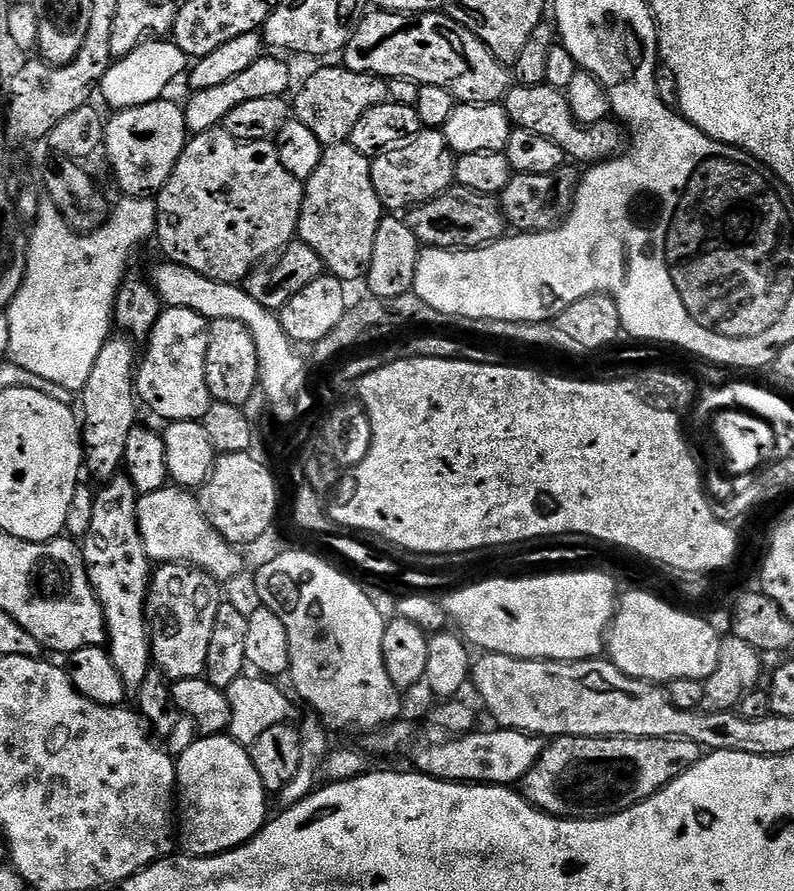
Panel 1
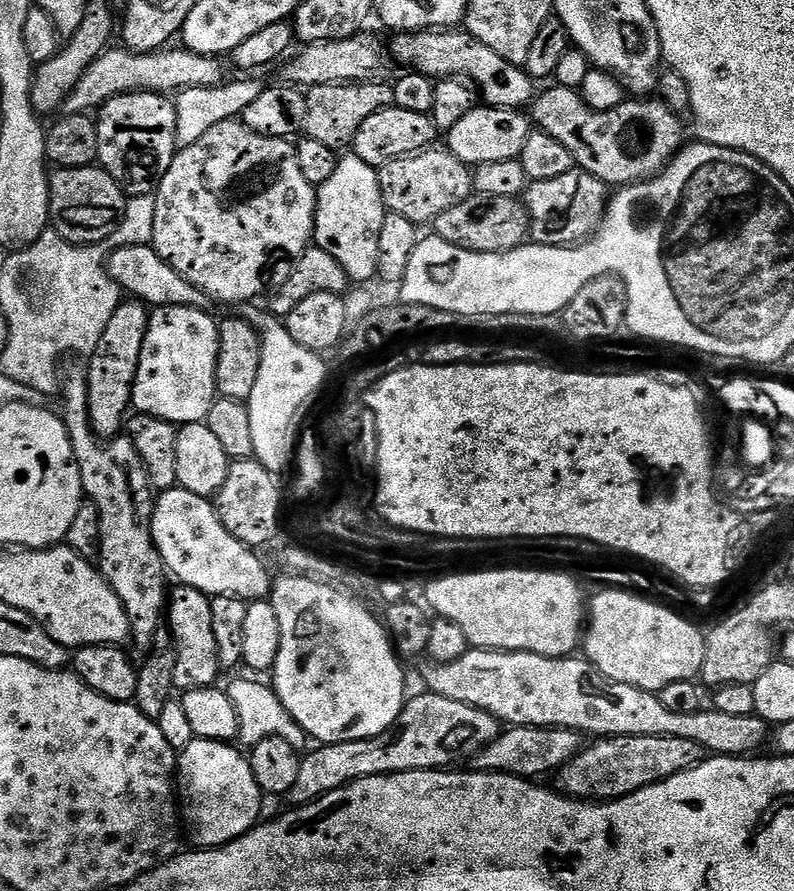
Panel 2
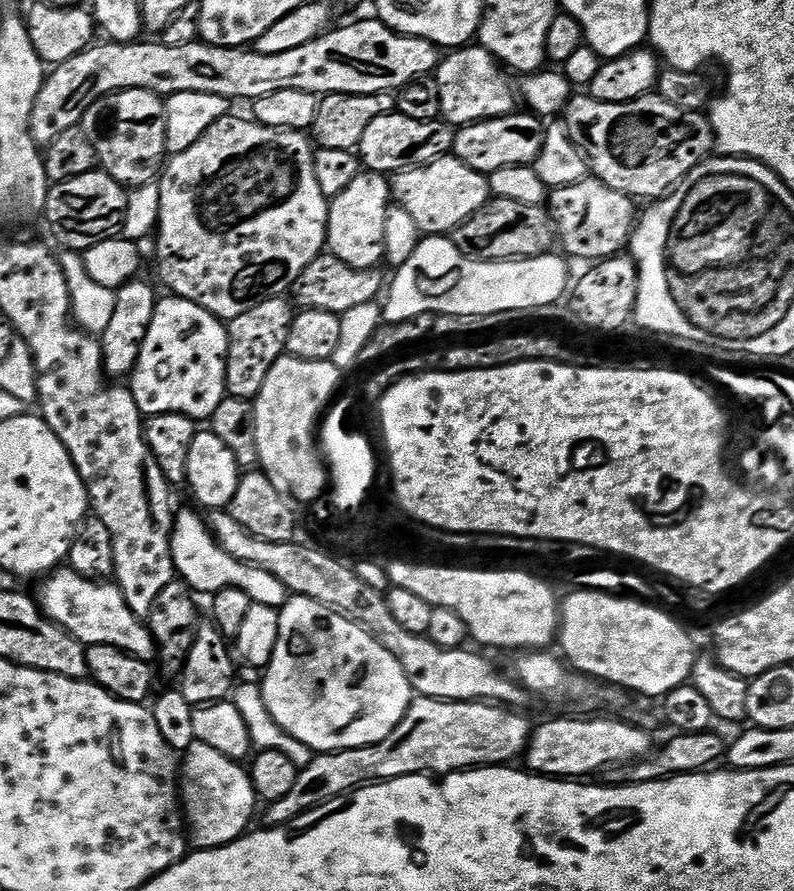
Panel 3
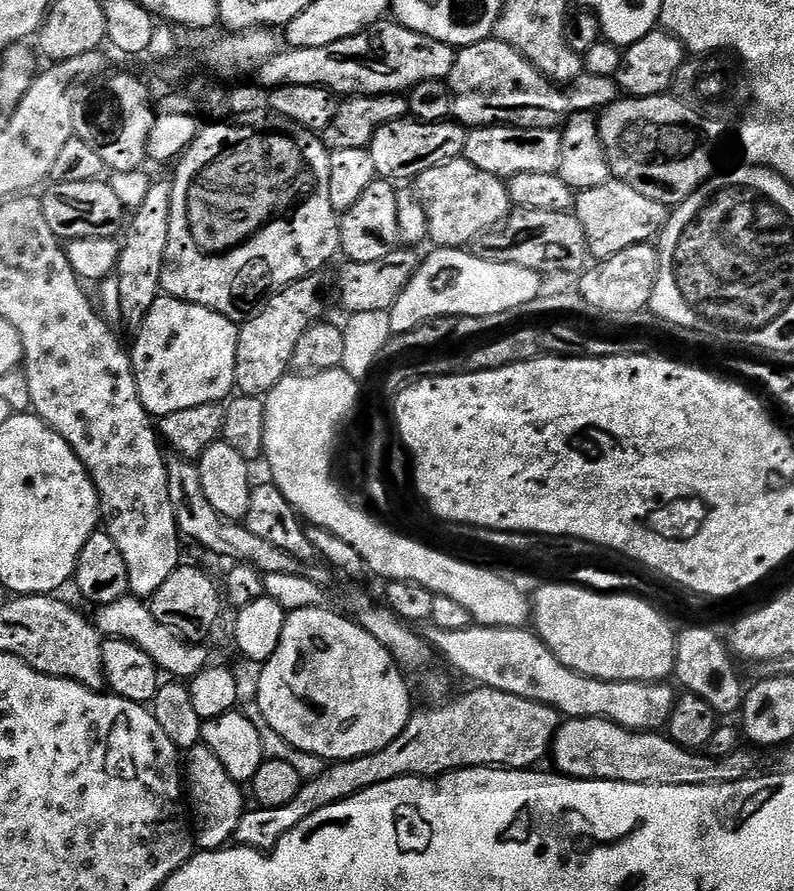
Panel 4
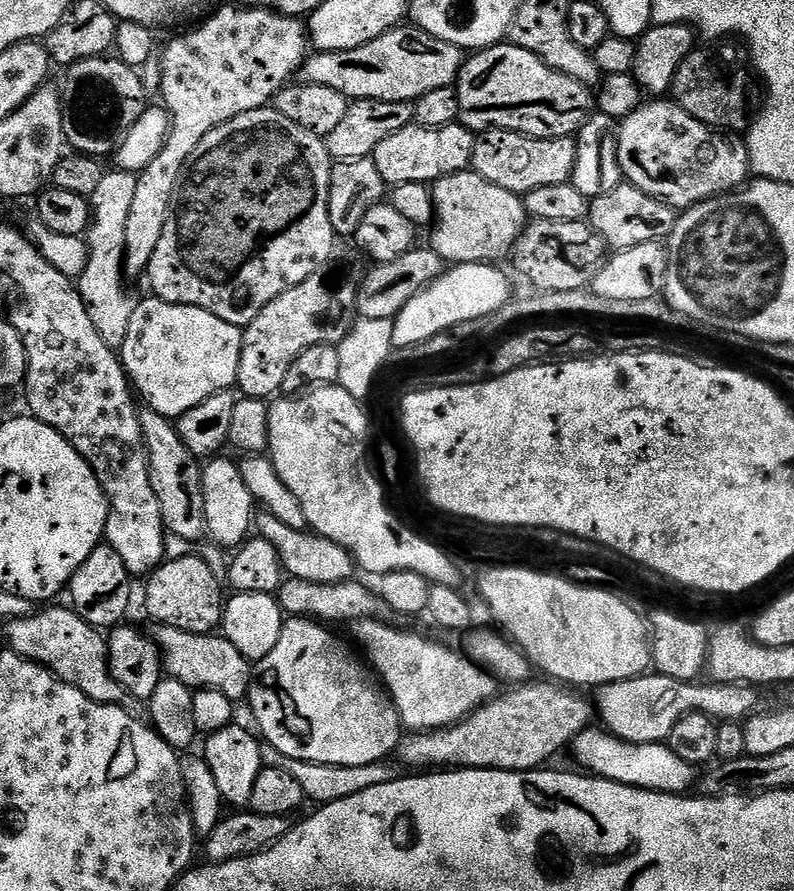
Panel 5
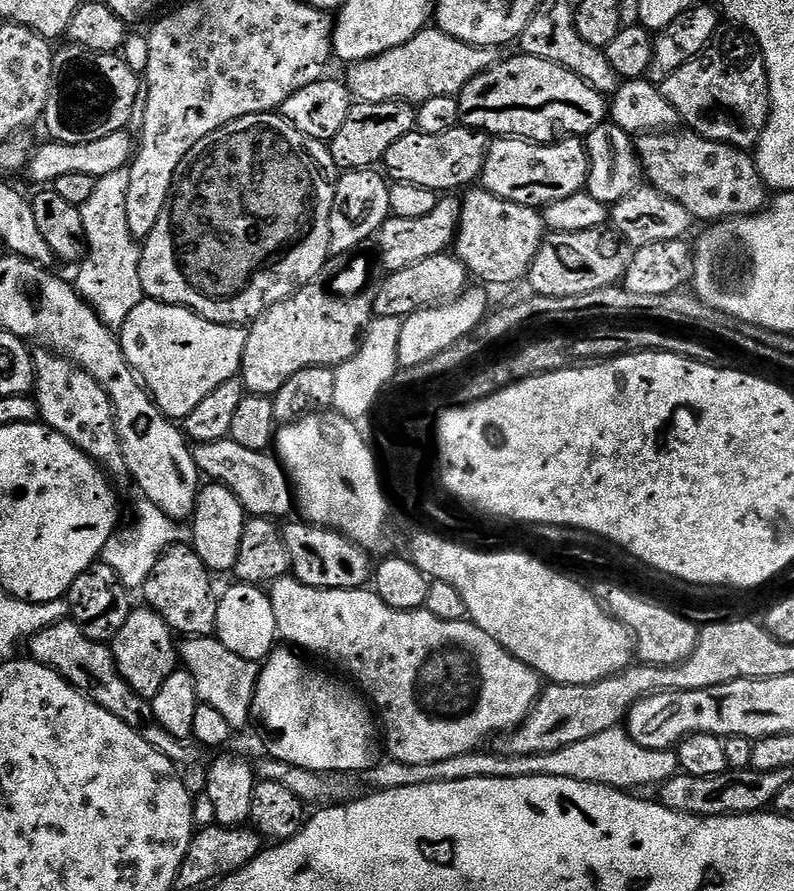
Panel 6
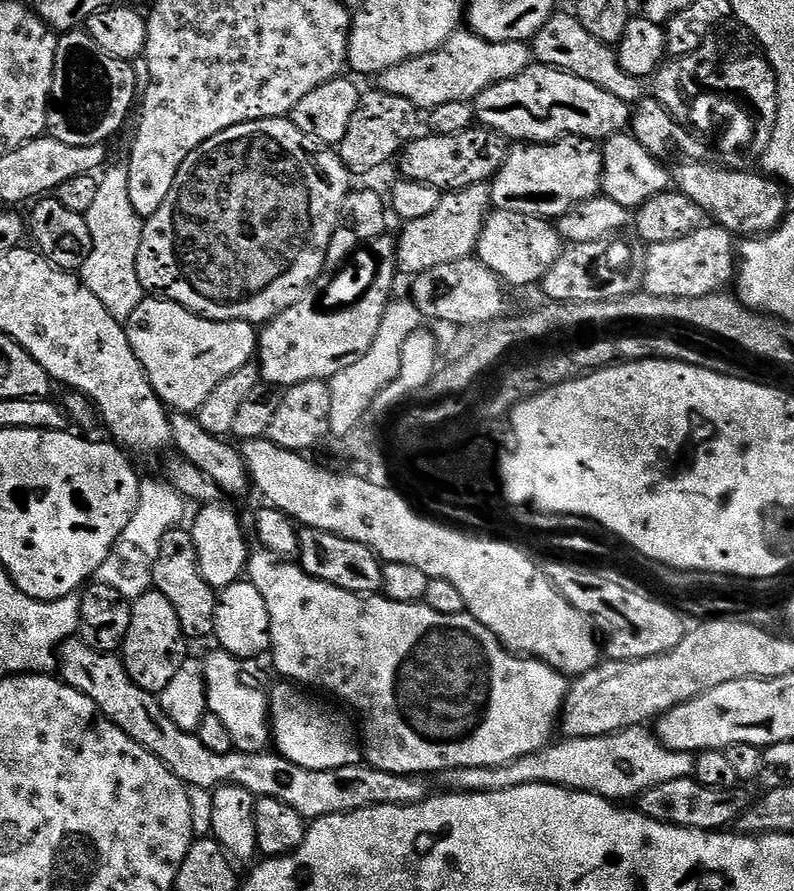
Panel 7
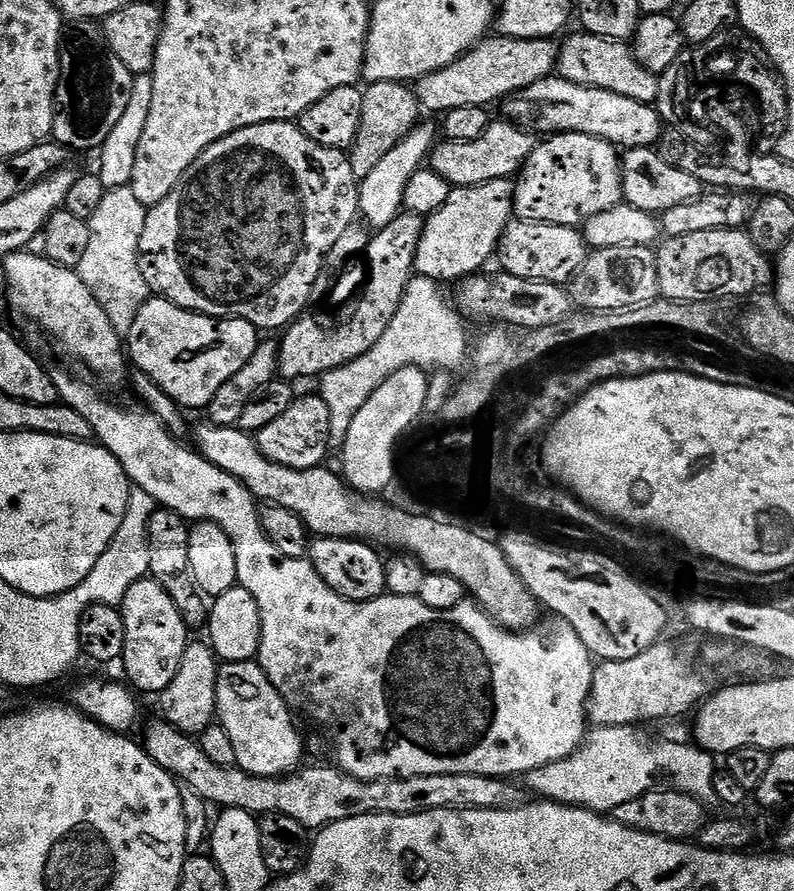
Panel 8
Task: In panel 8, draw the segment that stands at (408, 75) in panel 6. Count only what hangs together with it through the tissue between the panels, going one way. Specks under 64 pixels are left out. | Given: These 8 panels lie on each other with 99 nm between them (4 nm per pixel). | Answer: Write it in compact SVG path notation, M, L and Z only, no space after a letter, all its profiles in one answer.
M492 34L453 64L434 74L426 74L415 81L414 91L420 99L420 107L425 113L443 114L459 110L461 106L488 108L499 105L507 96L514 95L526 87L534 85L539 79L553 75L558 68L558 44L555 39L514 38Z

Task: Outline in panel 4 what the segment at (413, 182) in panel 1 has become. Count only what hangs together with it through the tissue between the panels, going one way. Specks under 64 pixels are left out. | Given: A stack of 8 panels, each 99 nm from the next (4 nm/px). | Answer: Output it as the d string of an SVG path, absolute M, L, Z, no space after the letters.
M463 158L422 170L414 181L414 191L426 212L428 240L436 248L467 249L475 245L479 236L499 228L514 207L501 177L486 174L486 170L478 170Z

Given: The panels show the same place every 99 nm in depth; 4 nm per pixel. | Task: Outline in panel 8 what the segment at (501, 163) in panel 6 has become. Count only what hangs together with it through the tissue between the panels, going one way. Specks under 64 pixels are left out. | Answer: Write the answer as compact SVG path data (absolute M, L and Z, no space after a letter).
M557 132L541 139L514 180L512 210L515 219L579 229L588 219L618 206L624 200L621 161L621 153L615 145L590 134Z

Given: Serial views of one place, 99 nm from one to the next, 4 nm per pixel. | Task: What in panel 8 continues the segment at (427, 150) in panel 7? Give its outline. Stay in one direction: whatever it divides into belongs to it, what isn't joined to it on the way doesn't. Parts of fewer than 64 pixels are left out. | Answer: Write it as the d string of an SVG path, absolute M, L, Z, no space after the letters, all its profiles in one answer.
M505 118L493 119L482 138L474 142L441 139L432 150L430 167L434 174L442 174L453 188L469 188L495 180L512 180L536 149L538 140L528 128Z

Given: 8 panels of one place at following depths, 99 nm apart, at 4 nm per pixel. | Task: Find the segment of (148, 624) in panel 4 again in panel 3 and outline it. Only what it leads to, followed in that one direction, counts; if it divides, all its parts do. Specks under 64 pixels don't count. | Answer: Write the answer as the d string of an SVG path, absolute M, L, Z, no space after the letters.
M70 566L57 568L44 582L40 588L40 596L38 595L41 610L58 626L74 634L74 638L78 638L86 646L118 646L118 650L128 652L139 660L152 662L157 659L158 653L156 642L152 639L152 631L141 617L134 614L134 610L130 610L130 606L126 606L126 598L122 598L115 583L88 580Z

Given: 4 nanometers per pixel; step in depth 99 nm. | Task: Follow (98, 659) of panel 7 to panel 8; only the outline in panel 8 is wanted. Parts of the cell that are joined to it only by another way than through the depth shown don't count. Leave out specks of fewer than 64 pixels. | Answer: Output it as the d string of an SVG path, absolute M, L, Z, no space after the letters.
M156 718L145 730L142 747L148 751L150 758L154 758L154 762L158 762L158 766L162 766L162 770L176 777L181 785L192 788L209 805L220 804L221 809L246 810L257 818L275 812L286 814L286 818L295 818L309 830L319 830L327 824L342 822L346 818L370 814L409 816L443 808L517 808L526 800L525 789L519 783L508 778L482 774L430 774L401 780L363 780L354 778L335 766L304 766L286 776L255 776L238 767L223 768L210 762L210 758L202 754L199 743L193 737L178 731L163 718Z

